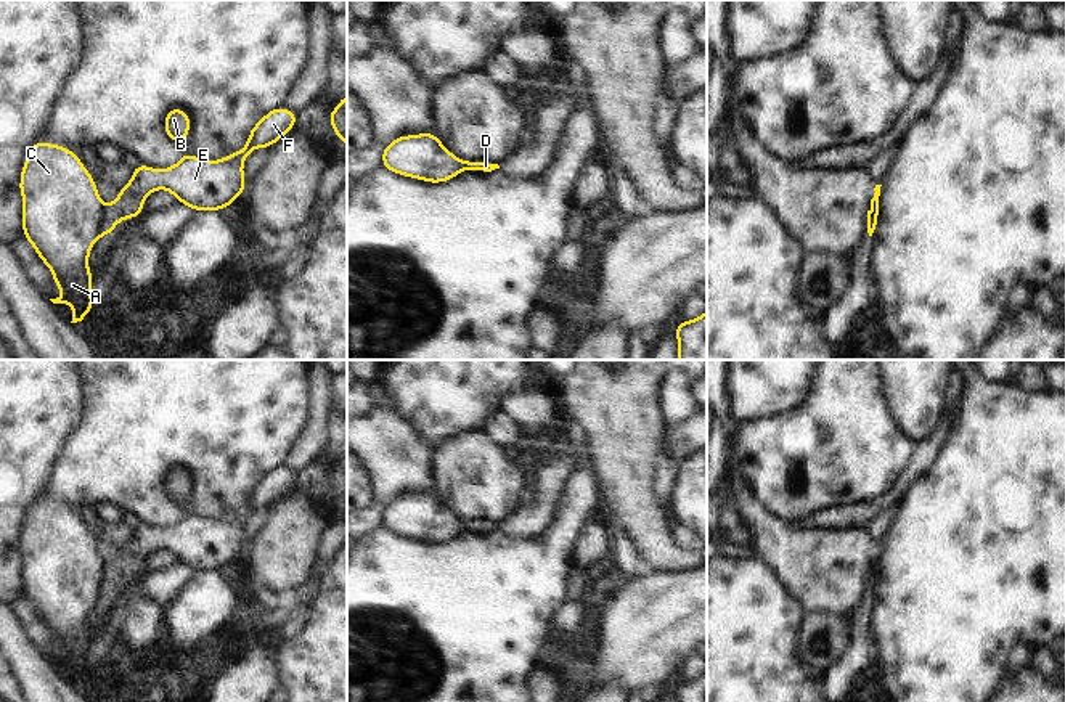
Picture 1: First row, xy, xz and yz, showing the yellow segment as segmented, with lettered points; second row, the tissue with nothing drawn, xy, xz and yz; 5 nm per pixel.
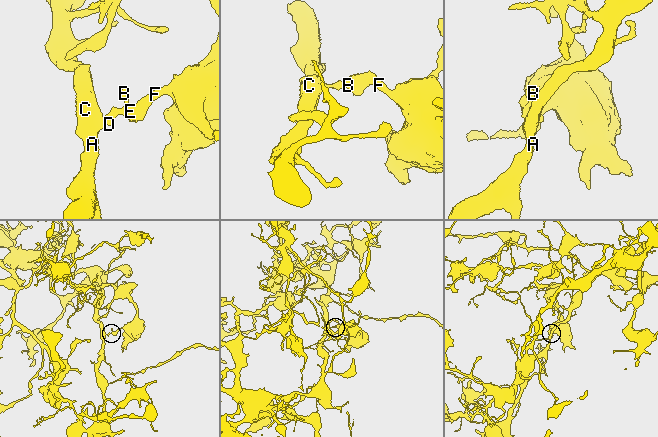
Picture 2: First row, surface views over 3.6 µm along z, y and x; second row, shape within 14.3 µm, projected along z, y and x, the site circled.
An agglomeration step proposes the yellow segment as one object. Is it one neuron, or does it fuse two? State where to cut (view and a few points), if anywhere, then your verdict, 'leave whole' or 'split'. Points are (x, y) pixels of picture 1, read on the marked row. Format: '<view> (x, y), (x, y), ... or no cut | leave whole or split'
xy (105, 206), (102, 235) | split

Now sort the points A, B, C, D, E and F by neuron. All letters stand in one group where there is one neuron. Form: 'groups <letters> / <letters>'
groups A C / B D E F

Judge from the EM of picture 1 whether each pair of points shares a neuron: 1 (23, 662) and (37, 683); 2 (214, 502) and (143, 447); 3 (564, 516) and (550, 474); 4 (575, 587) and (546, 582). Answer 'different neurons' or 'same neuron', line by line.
1: same neuron
2: same neuron
3: different neurons
4: different neurons

